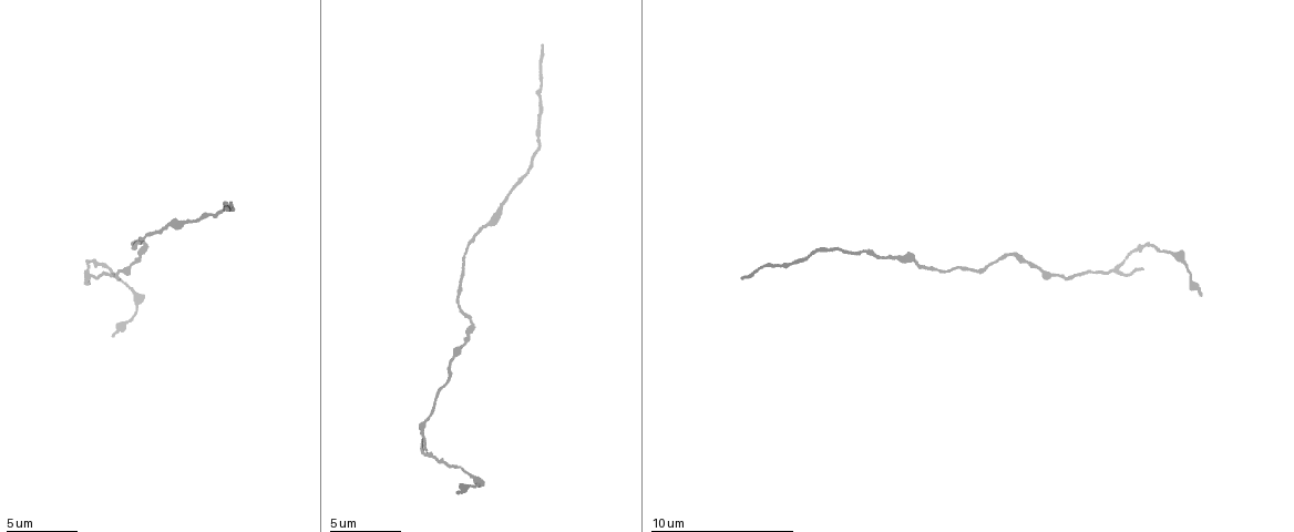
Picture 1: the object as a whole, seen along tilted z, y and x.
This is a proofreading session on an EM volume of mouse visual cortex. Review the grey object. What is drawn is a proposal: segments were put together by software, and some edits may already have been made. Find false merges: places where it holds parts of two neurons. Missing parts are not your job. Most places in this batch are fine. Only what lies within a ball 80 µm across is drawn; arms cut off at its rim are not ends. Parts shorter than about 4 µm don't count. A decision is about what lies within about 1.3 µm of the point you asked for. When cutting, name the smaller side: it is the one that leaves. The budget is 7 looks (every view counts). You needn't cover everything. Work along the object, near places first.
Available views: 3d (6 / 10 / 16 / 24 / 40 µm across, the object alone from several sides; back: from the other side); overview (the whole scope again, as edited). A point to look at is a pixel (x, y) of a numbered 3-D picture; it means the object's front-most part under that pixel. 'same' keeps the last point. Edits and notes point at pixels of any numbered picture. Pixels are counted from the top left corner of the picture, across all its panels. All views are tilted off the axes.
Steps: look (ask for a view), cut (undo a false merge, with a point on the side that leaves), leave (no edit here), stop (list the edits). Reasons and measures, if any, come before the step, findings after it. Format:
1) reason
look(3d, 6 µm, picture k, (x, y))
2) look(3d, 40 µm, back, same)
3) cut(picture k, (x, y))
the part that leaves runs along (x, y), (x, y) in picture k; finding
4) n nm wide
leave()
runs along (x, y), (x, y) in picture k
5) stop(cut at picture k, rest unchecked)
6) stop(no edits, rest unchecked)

thick turns thin
look(3d, 10 µm, picture 1, (478, 231))

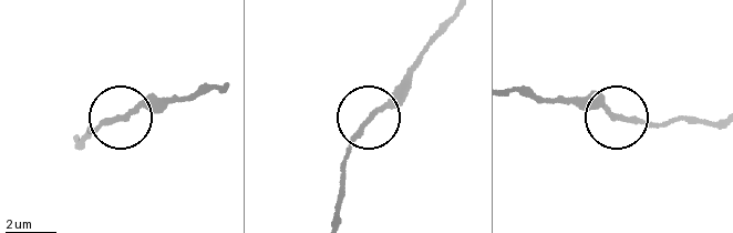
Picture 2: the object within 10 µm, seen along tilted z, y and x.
leave()
continuous, no second neuron

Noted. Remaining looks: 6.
look(3d, 6 µm, picture 1, (474, 326))

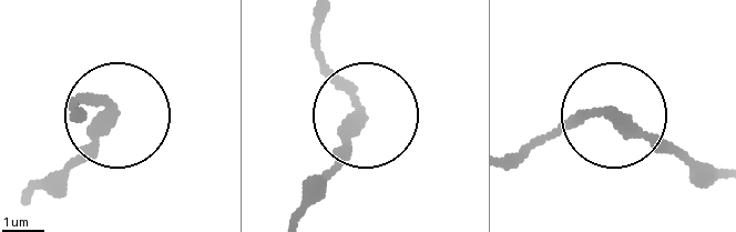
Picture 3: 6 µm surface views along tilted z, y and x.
look(3d, 6 µm, back, picture 3, (355, 110))

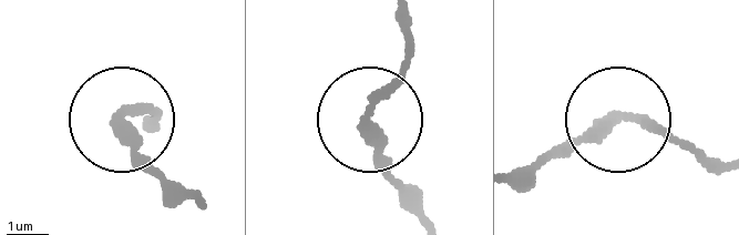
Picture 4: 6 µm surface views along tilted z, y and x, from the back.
290 nm wide
leave()
runs along (675, 141), (602, 122), (541, 155), (513, 184) in picture 4; continuous, no second neuron

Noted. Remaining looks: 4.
thick turns thin
look(3d, 10 µm, picture 1, (99, 274))

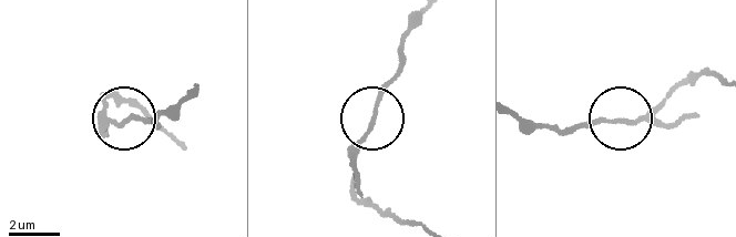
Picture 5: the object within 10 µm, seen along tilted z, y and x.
leave()
runs along (515, 112), (552, 125), (632, 119), (678, 85) in picture 5; one neuron here

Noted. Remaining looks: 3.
stop(no edits, rest unchecked)

